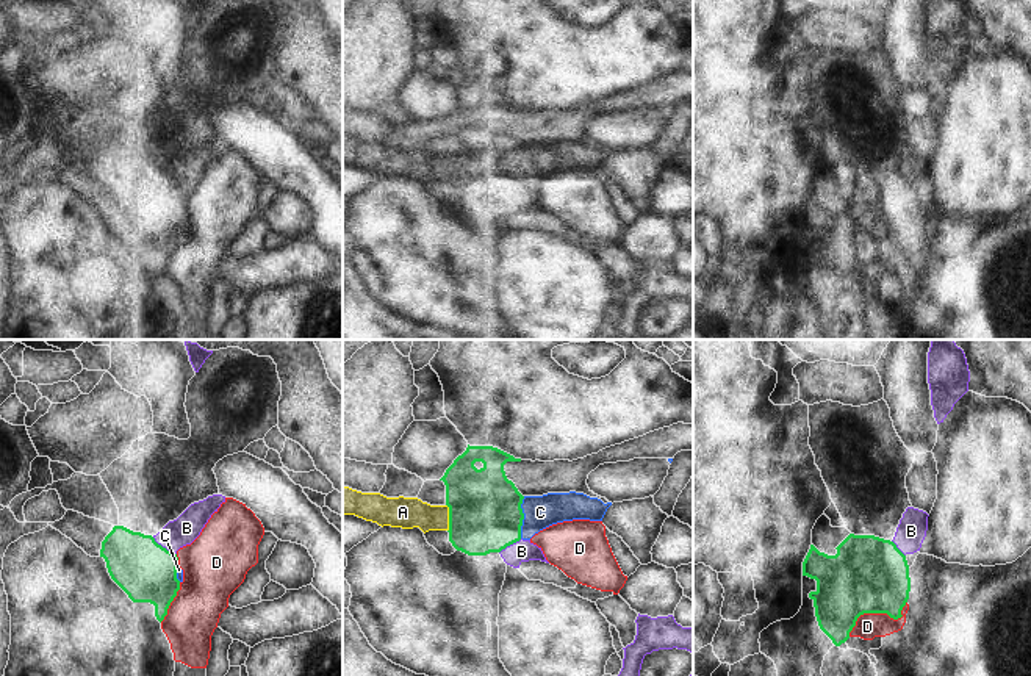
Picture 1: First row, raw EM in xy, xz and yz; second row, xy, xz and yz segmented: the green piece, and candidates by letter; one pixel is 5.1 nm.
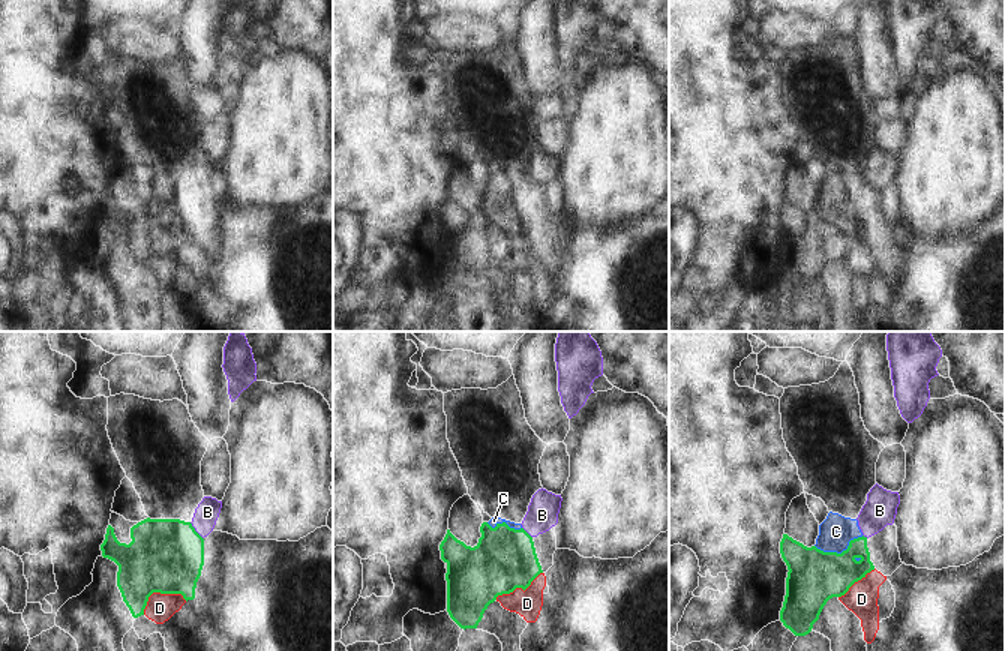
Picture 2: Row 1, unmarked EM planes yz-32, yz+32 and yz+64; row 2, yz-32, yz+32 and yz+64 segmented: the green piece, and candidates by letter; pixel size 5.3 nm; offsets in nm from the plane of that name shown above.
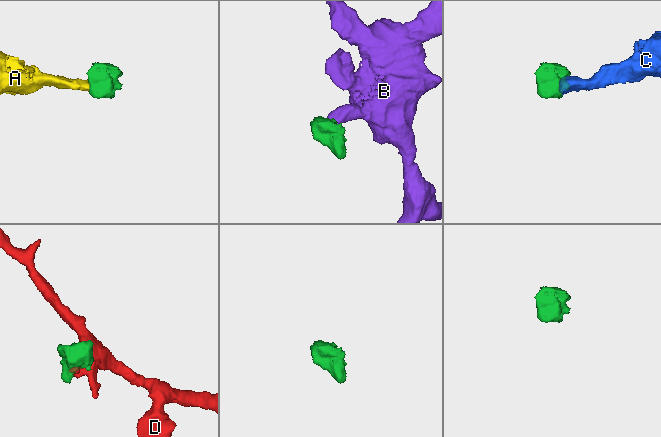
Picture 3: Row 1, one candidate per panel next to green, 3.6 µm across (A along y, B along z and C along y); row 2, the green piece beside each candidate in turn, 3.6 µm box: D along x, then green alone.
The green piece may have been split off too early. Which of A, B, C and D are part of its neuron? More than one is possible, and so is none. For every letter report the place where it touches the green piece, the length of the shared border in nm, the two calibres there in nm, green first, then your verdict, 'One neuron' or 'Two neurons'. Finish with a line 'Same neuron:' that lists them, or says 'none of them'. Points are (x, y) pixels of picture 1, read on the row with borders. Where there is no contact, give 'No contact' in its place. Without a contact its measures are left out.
A: Touches green at xz (449, 518). Shared border 140 nm. Thickness 380 nm (green) against 160 nm. One neuron
B: Touches green at xy (165, 548). Shared border 160 nm. Thickness 300 nm (green) against 150 nm. Two neurons
C: Touches green at xz (523, 517). Shared border 220 nm. Thickness 380 nm (green) against 170 nm. One neuron
D: Touches green at yz (878, 612). Shared border 360 nm. Thickness 400 nm (green) against 130 nm. Two neurons
Same neuron: A, C

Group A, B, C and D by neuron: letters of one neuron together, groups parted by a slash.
A C / B / D

